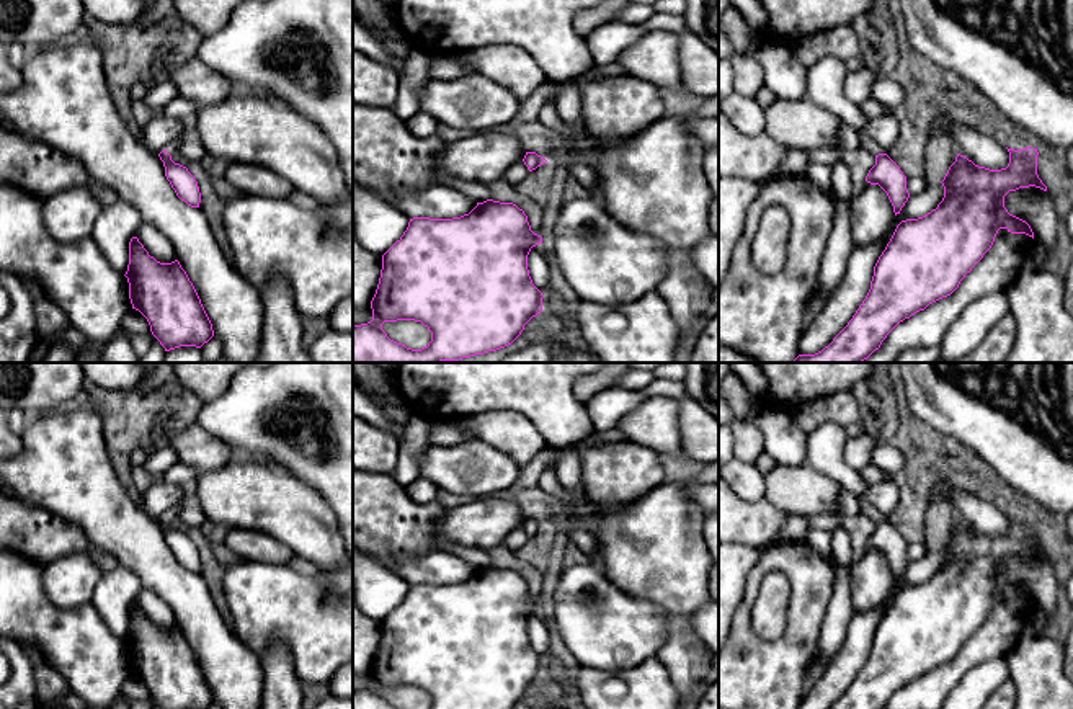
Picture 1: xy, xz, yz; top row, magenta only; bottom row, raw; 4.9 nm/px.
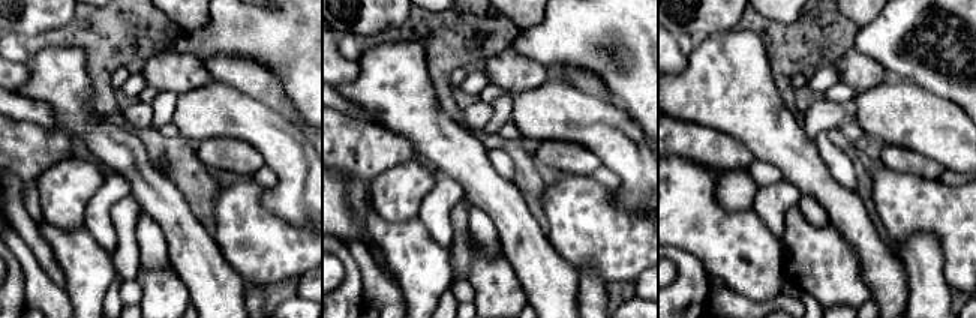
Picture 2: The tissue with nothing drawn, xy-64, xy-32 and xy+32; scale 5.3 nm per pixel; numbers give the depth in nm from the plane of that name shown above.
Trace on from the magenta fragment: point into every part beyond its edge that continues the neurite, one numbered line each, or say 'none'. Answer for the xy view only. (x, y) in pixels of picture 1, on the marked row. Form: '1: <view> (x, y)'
1: xy (173, 146)

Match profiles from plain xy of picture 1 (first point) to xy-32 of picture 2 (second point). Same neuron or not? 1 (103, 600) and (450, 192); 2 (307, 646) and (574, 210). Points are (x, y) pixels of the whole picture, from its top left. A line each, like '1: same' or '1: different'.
1: same
2: same

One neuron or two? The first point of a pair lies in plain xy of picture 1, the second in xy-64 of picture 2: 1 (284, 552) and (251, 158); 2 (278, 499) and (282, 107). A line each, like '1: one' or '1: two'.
1: one
2: two

